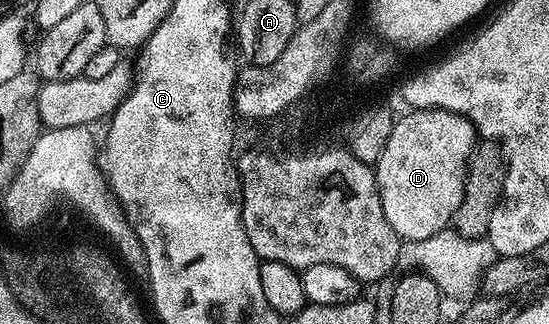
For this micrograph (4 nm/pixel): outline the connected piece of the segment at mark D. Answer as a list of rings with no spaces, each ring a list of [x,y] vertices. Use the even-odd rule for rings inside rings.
[[[409,109],[392,123],[390,140],[374,164],[382,212],[402,240],[420,241],[449,229],[464,195],[464,177],[478,135],[468,118],[449,110]]]

